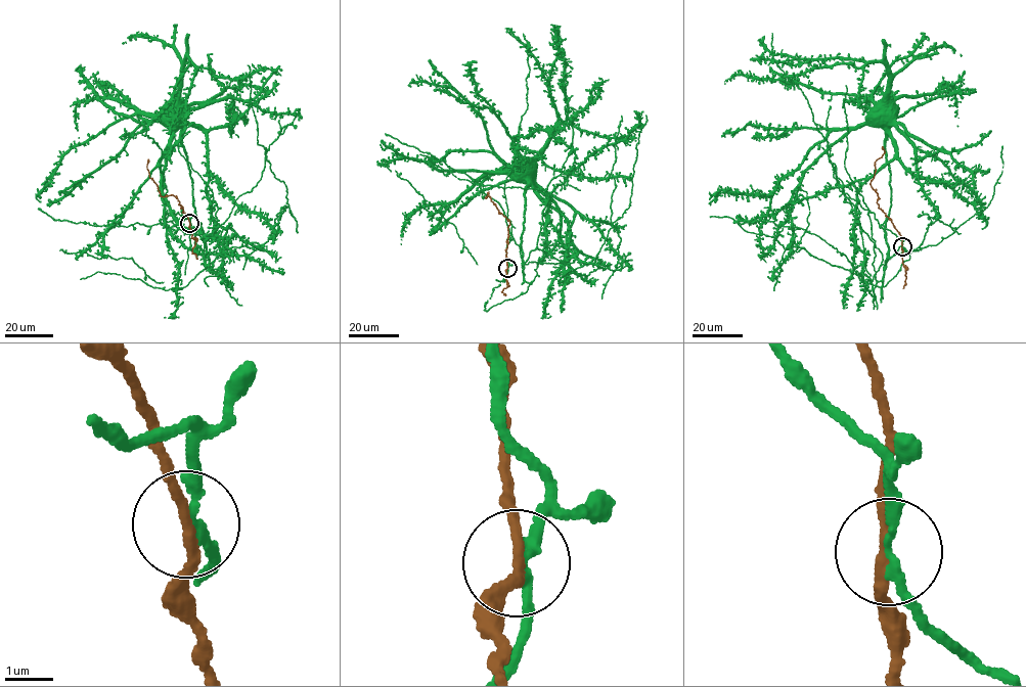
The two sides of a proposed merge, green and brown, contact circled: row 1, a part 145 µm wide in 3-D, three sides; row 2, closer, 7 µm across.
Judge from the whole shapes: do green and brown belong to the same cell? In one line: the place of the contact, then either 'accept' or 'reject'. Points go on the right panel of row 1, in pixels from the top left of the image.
place (902, 246); reject

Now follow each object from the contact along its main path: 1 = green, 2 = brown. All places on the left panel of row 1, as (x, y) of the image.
1: (189, 223), (189, 218), (183, 218), (177, 213), (164, 215), (168, 190), (163, 178), (175, 102)
2: (189, 223), (174, 196), (161, 195), (149, 177), (148, 159)

